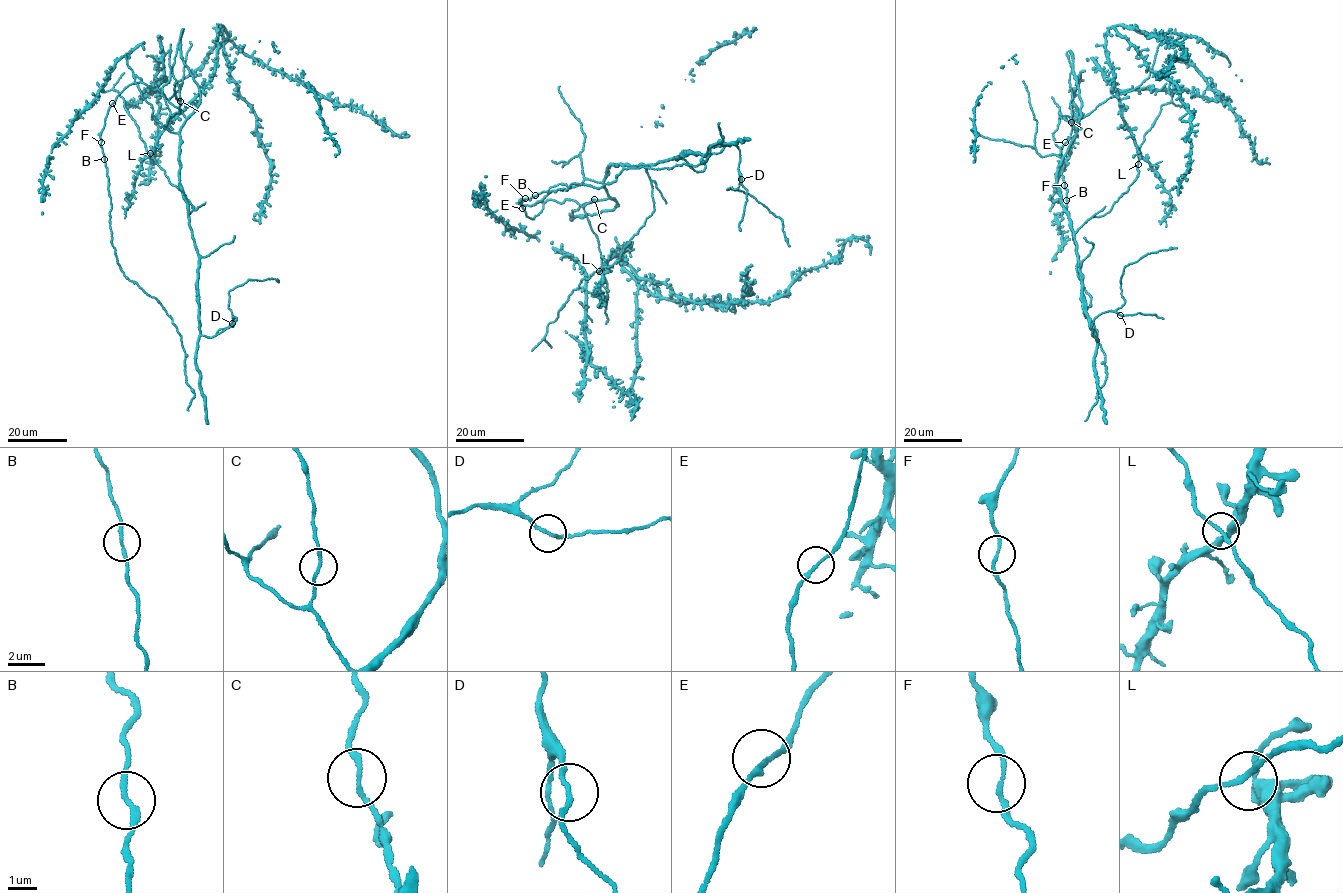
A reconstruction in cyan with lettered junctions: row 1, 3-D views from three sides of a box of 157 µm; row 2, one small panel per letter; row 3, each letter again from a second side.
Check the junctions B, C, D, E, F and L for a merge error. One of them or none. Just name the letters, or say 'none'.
none

